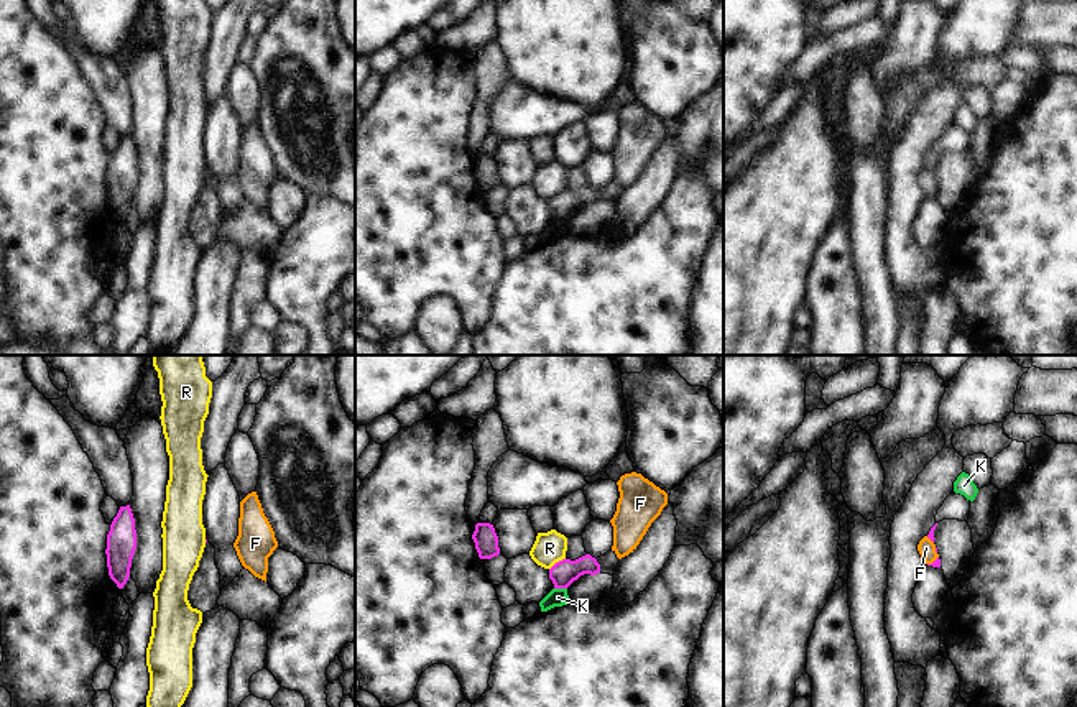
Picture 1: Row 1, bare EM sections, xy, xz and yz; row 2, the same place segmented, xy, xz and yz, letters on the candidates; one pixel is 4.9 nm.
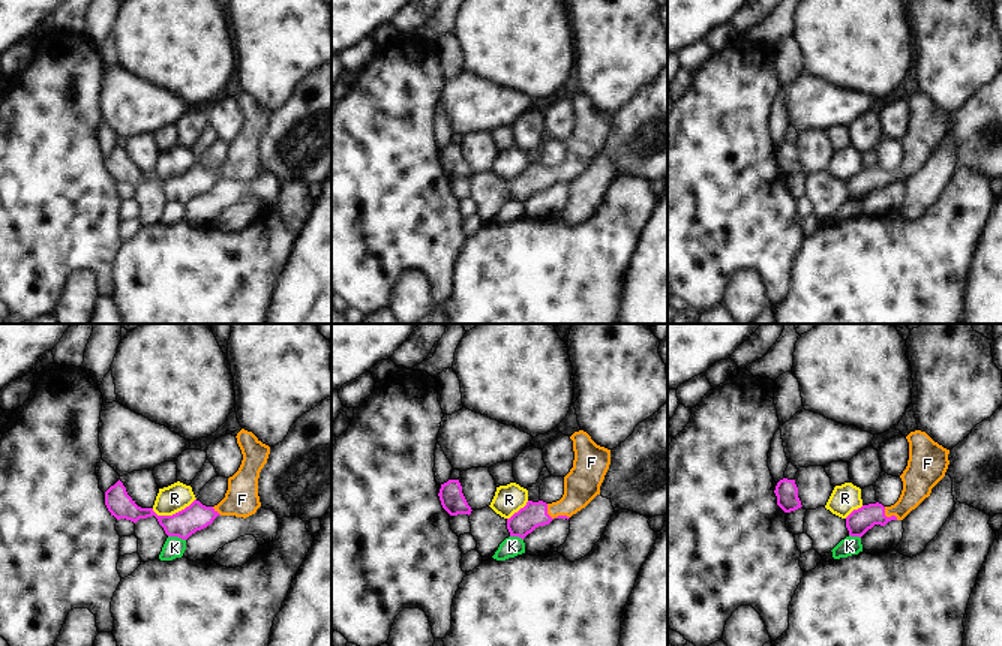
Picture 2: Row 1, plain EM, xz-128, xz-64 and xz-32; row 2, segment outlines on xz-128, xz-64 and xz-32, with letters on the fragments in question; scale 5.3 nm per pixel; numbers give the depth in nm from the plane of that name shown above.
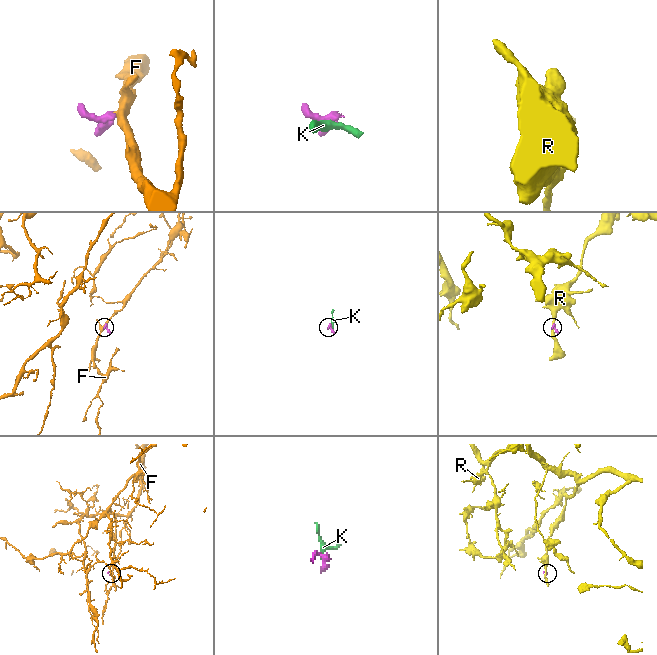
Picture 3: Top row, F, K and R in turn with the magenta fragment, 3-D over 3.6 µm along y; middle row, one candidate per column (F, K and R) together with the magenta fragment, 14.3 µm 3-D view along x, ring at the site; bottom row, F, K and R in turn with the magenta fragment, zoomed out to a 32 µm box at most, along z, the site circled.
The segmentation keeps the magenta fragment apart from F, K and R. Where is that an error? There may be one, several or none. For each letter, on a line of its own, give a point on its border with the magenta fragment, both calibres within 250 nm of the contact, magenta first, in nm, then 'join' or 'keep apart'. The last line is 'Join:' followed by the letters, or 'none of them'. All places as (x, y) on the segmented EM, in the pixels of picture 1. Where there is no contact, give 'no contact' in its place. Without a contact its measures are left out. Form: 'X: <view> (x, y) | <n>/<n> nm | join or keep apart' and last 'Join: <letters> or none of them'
F: yz (934, 561) | 40/90 nm | join
K: xz (561, 587) | 120/90 nm | keep apart
R: xz (556, 563) | 120/160 nm | keep apart
Join: F

